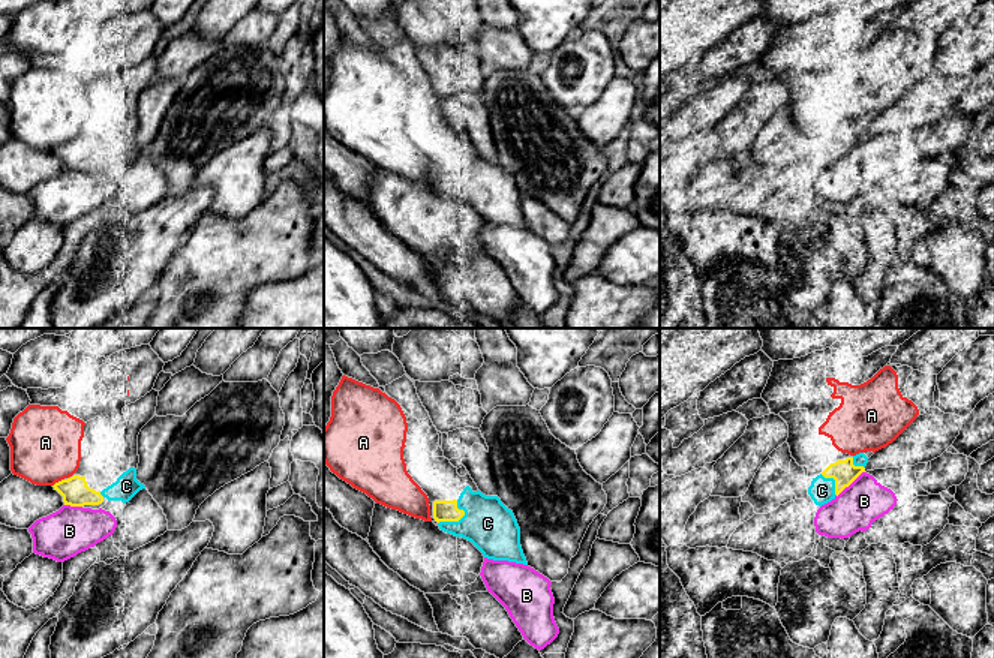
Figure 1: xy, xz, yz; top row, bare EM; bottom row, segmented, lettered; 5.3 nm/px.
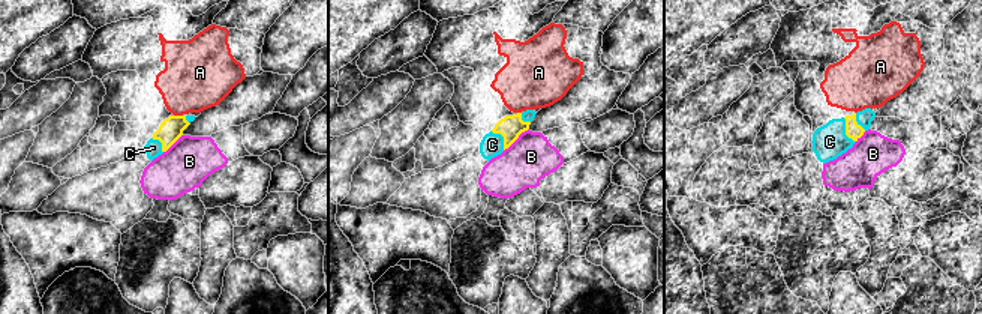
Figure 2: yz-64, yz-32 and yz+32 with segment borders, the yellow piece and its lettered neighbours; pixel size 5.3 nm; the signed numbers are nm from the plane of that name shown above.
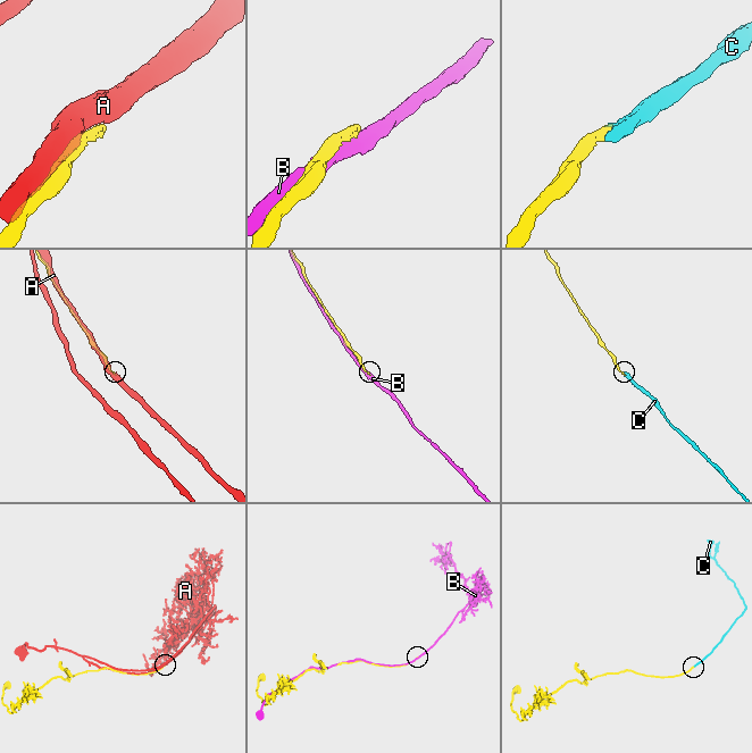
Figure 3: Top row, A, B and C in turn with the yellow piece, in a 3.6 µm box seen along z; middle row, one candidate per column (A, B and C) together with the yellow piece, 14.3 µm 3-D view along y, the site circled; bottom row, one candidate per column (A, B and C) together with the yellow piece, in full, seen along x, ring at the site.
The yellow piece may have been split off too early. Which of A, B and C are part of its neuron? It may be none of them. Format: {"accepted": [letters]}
{"accepted": ["C"]}

